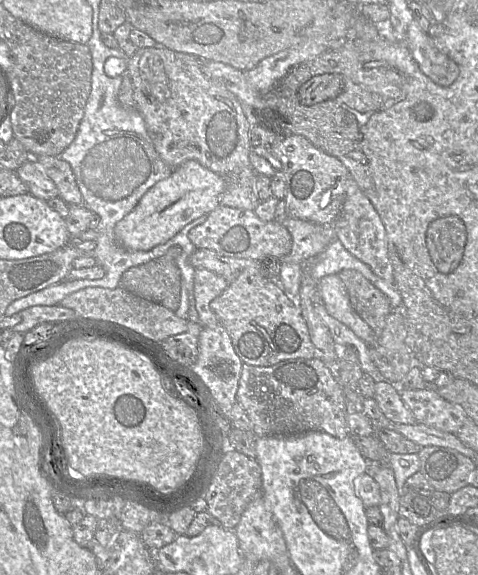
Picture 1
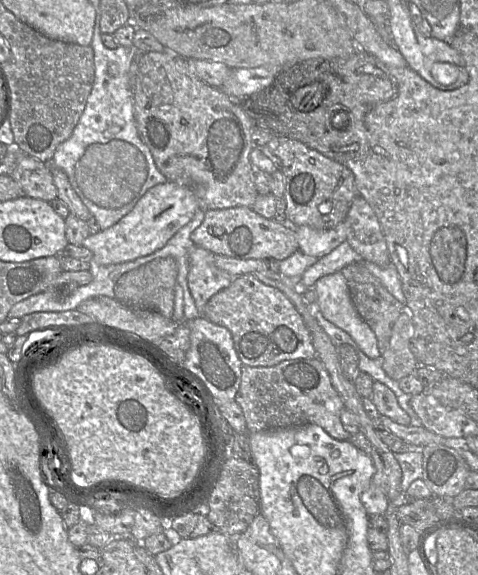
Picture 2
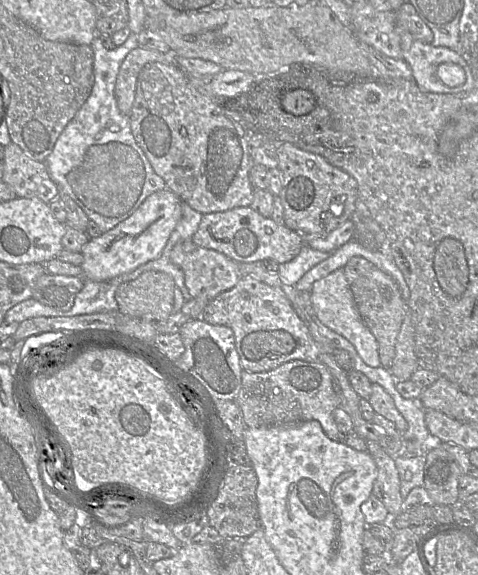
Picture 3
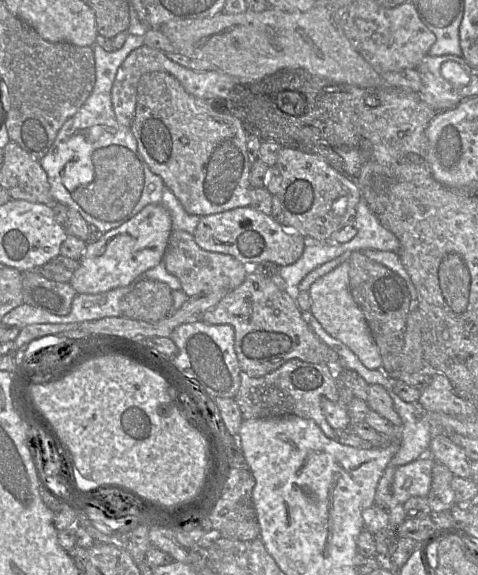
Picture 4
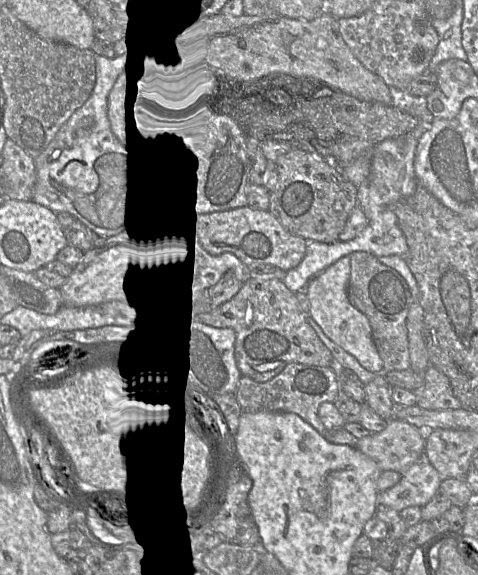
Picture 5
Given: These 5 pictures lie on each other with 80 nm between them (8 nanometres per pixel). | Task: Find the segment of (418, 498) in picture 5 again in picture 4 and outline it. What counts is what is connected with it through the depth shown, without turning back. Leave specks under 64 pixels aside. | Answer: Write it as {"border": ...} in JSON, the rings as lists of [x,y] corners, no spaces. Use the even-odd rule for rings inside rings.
{"border":[[[426,454],[396,468],[392,482],[392,493],[399,503],[404,504],[414,496],[428,497],[432,482],[432,468],[435,462],[430,455]],[[407,478],[411,479],[411,484],[405,488]]]}

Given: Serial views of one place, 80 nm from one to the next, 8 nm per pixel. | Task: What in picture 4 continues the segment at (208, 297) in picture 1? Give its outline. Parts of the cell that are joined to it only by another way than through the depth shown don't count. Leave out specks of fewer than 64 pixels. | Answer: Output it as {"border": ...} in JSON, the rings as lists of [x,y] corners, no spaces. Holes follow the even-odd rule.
{"border":[[[183,230],[171,232],[163,261],[167,271],[179,279],[182,290],[188,297],[203,291],[232,291],[239,287],[248,275],[247,267],[237,259],[200,248],[194,236]]]}

